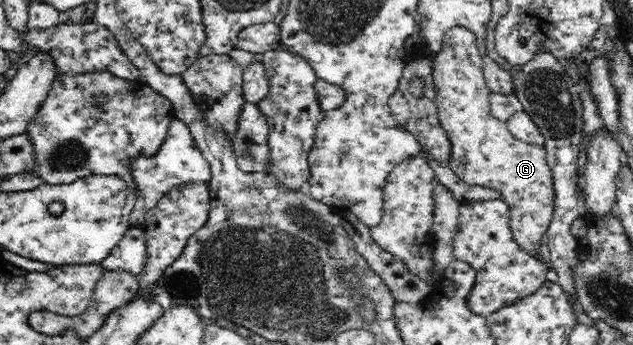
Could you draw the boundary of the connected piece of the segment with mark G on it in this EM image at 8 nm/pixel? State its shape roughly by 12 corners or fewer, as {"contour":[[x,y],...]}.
{"contour":[[475,33],[434,66],[451,171],[494,187],[513,240],[547,271],[558,205],[545,146],[491,113]]}

